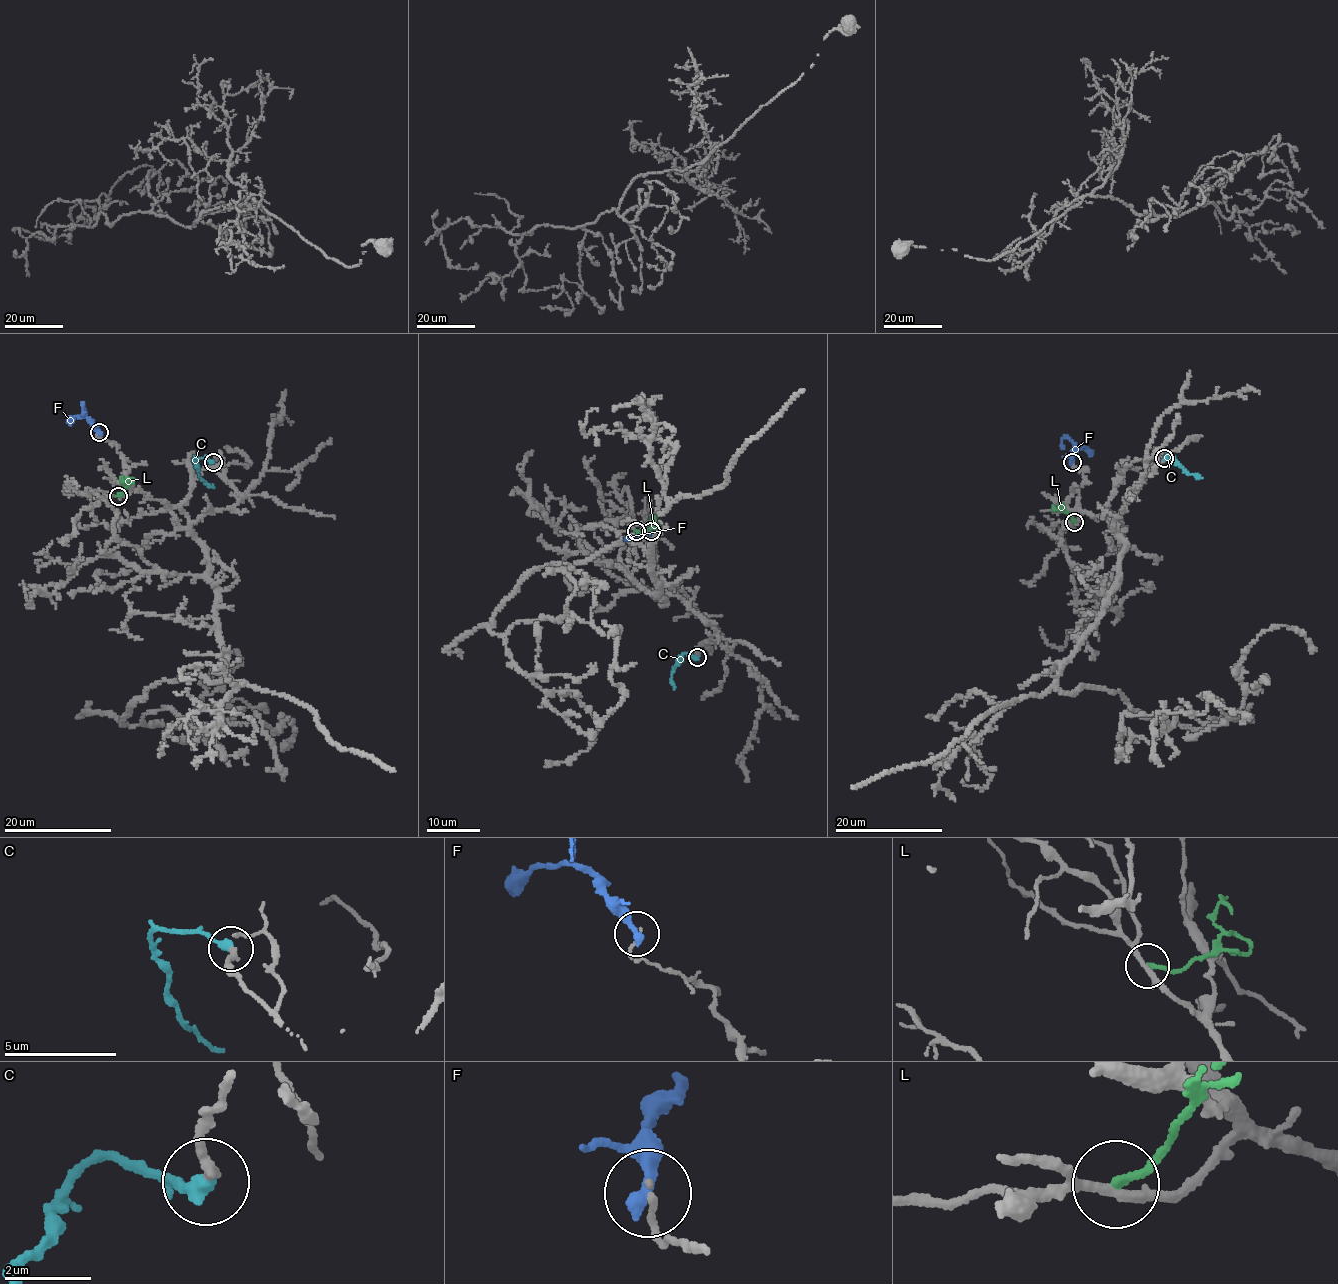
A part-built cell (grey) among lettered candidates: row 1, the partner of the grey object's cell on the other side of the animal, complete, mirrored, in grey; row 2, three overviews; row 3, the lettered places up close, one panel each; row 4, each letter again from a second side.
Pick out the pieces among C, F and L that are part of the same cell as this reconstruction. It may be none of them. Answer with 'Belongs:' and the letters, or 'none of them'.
Belongs: C

